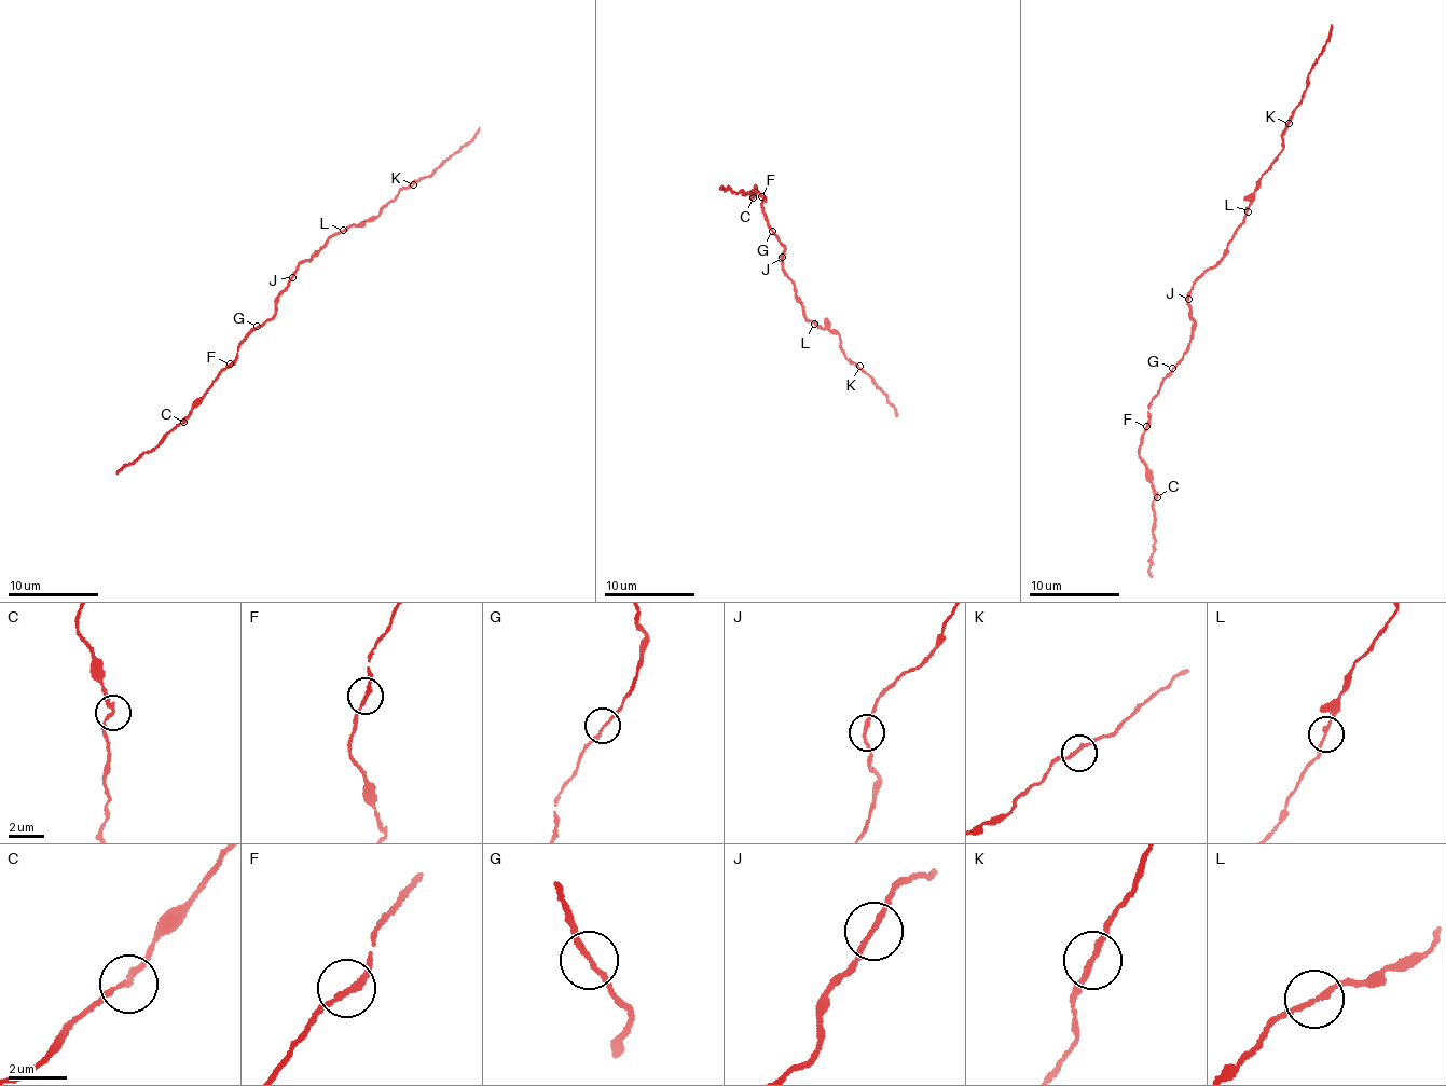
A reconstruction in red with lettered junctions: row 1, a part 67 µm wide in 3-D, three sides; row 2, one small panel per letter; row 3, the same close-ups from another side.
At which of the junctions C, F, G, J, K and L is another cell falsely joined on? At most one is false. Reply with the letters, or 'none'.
C

